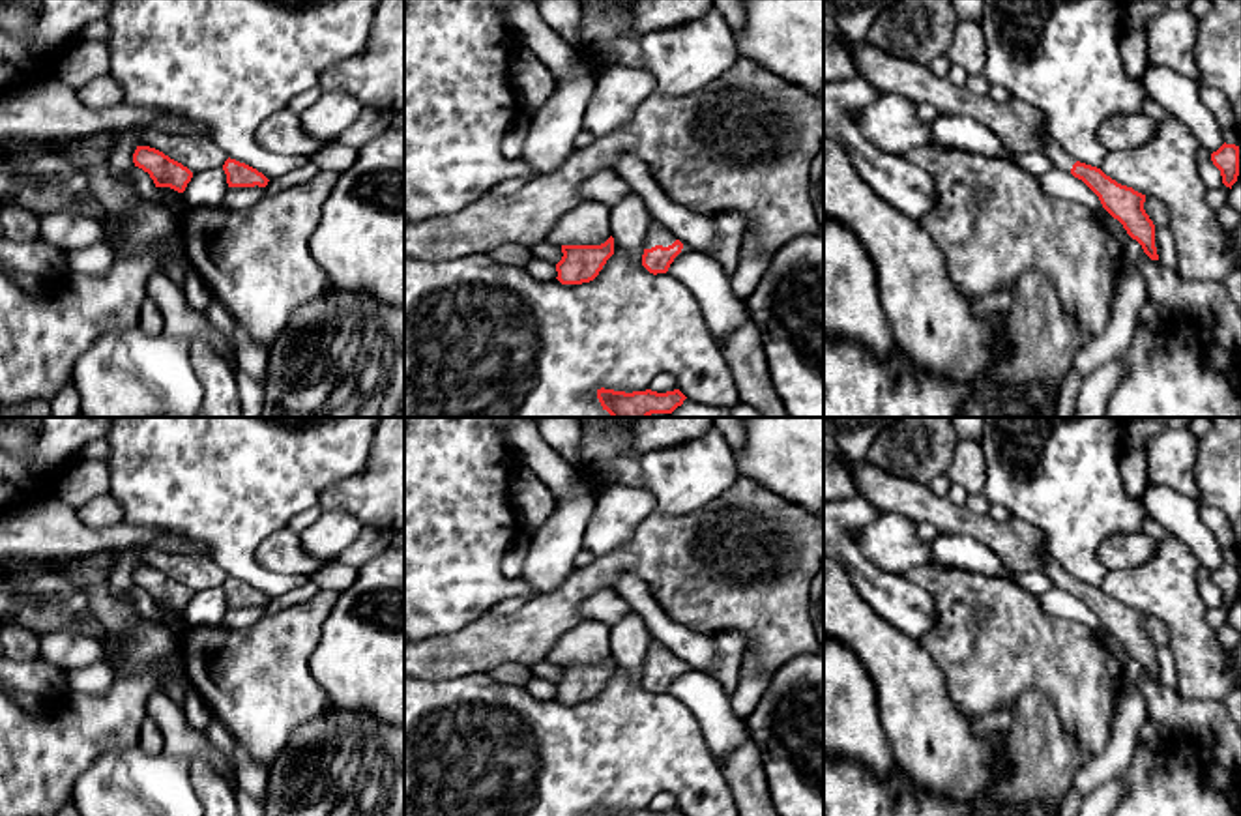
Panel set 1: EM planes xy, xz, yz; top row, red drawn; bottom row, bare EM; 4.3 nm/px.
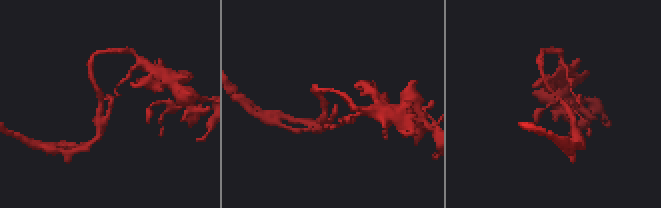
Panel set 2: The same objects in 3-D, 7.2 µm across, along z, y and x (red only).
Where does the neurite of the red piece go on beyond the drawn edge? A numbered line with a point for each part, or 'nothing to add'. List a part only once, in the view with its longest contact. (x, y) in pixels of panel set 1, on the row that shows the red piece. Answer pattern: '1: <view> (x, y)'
1: xz (654, 236)

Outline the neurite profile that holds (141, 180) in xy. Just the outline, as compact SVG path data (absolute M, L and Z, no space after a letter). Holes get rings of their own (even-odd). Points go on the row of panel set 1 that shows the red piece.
M133 167L131 172L129 172L129 180L135 187L135 191L148 202L153 202L165 210L170 211L170 215L176 219L178 226L180 226L180 221L182 221L182 215L187 211L187 204L185 200L178 200L178 202L172 202L172 204L167 204L159 193L157 193L157 187L153 183L153 180L150 178L148 172L144 172L142 168L139 167Z

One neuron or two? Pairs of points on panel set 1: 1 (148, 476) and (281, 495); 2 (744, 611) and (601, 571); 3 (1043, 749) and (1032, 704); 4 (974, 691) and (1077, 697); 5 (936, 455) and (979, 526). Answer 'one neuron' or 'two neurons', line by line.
1: one neuron
2: one neuron
3: one neuron
4: one neuron
5: two neurons

